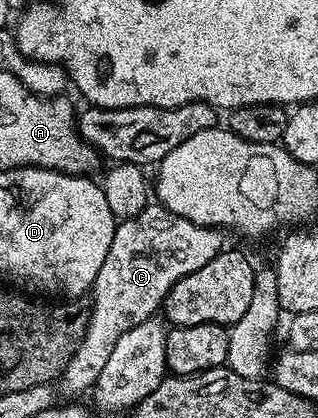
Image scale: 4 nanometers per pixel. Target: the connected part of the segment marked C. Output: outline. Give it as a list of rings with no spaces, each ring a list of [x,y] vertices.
[[[148,204],[142,212],[131,219],[120,221],[115,227],[113,244],[109,244],[109,256],[105,256],[105,264],[101,264],[101,272],[97,272],[95,283],[89,291],[89,313],[87,316],[87,330],[79,347],[73,352],[69,364],[63,370],[61,383],[67,396],[83,396],[92,389],[101,376],[101,368],[105,368],[105,360],[109,360],[111,346],[129,332],[137,324],[152,317],[162,307],[165,296],[177,280],[189,276],[189,272],[197,272],[197,268],[205,268],[213,256],[217,256],[224,249],[224,235],[218,229],[200,226],[198,222],[185,220],[183,215],[174,214],[158,204]]]

